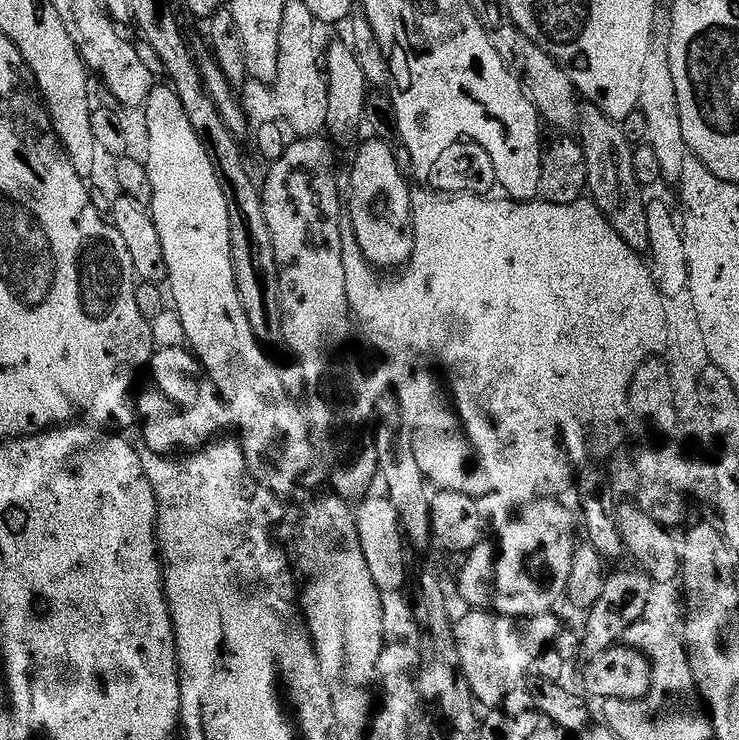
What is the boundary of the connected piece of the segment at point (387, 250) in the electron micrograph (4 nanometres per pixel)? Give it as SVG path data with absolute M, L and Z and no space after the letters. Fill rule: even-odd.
M373 138L368 140L360 149L356 152L356 157L352 160L352 177L349 178L348 184L346 180L346 213L349 218L352 219L354 228L354 237L358 240L358 246L360 247L359 255L365 256L369 264L377 270L383 270L383 268L396 268L392 270L400 270L407 265L408 261L412 259L412 251L414 250L414 226L412 225L412 194L413 189L408 188L408 180L404 177L404 172L400 169L400 164L396 161L396 156L392 153L393 145L387 140L381 140L379 138Z

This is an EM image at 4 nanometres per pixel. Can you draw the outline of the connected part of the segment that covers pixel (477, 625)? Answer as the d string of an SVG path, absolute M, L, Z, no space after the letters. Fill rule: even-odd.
M468 610L465 613L461 620L459 617L455 621L460 670L468 680L477 705L484 710L499 709L506 694L529 679L536 659L553 647L562 623L556 614L517 618L483 610Z

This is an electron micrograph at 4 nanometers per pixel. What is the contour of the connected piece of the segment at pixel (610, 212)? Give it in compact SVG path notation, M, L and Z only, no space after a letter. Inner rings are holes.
M593 104L577 105L575 122L577 140L586 158L587 191L591 201L603 214L614 230L635 252L644 254L650 246L652 230L647 225L647 201L642 185L634 174L633 145L625 136L623 127Z

